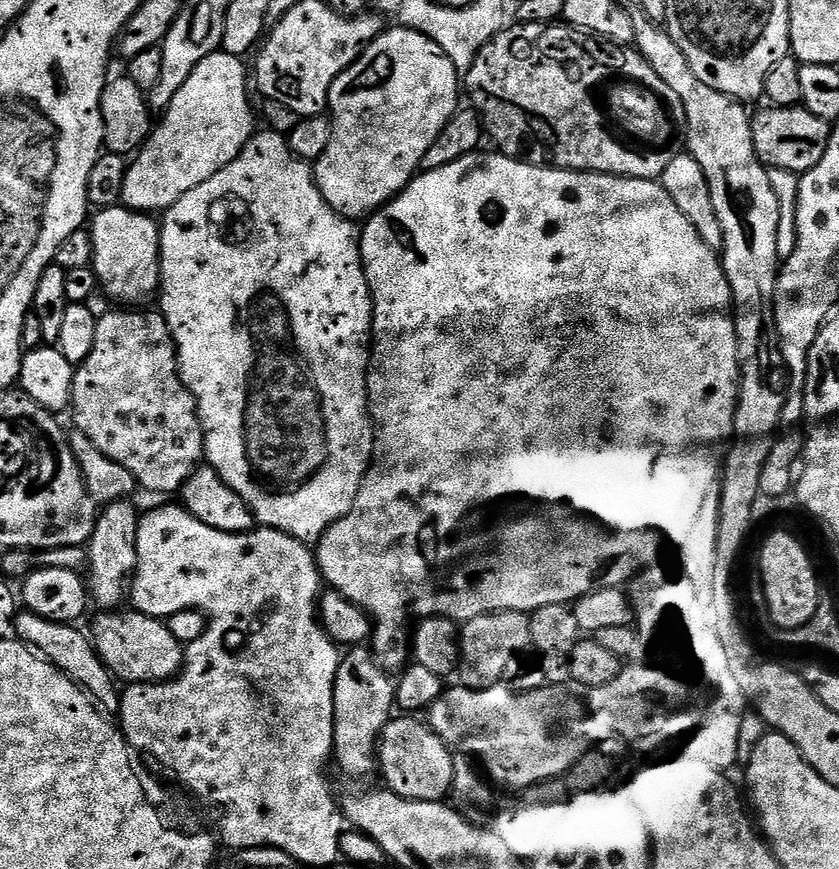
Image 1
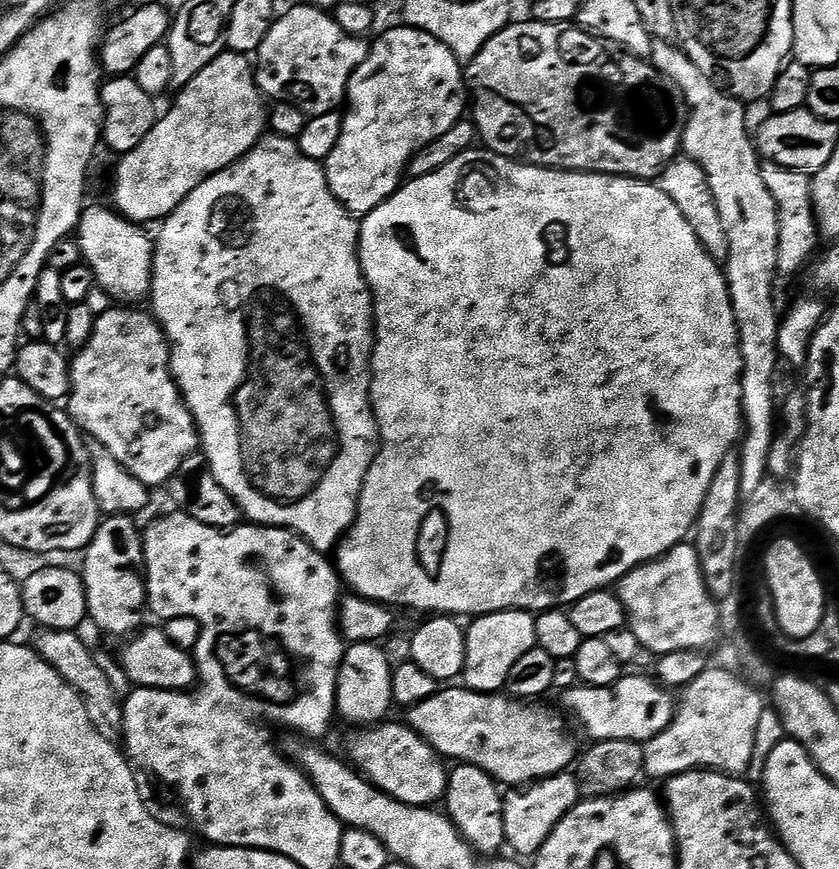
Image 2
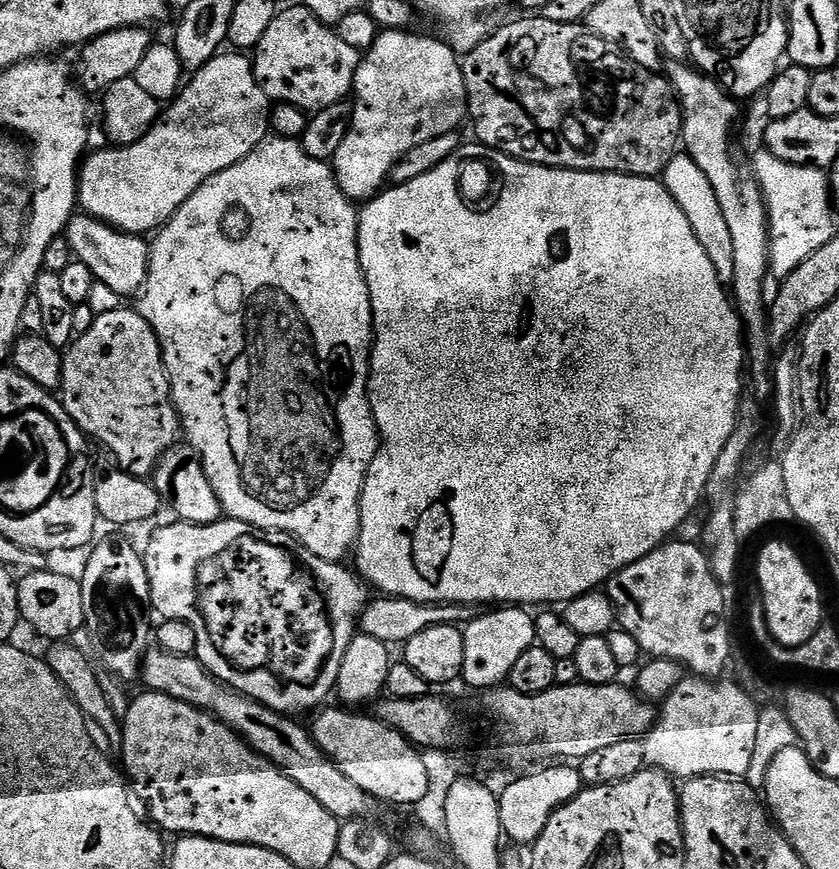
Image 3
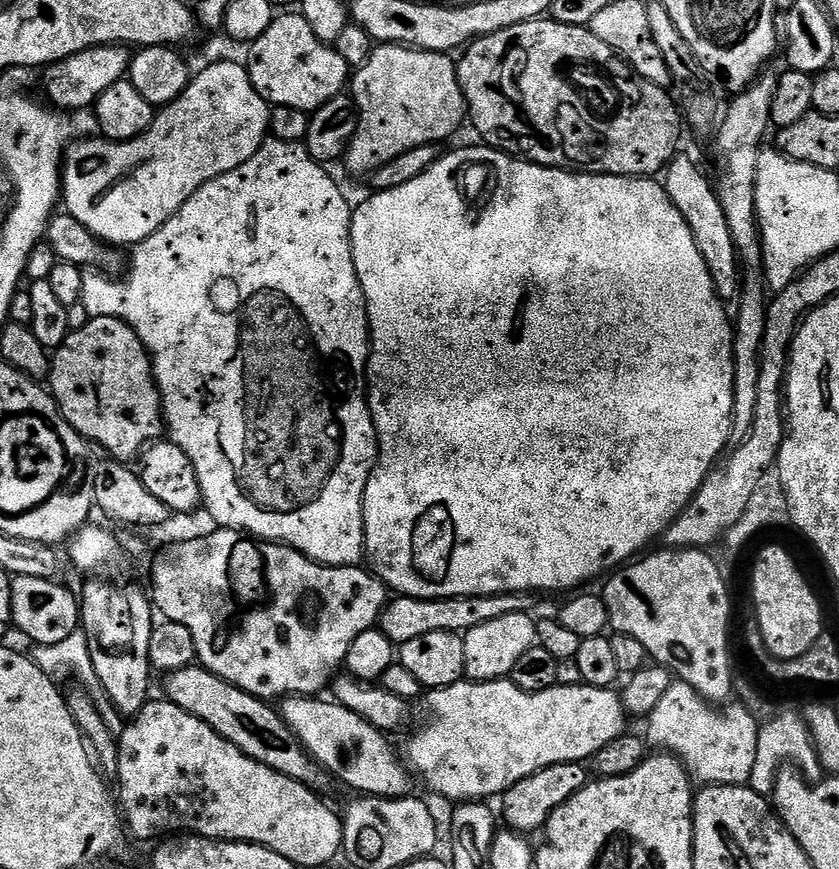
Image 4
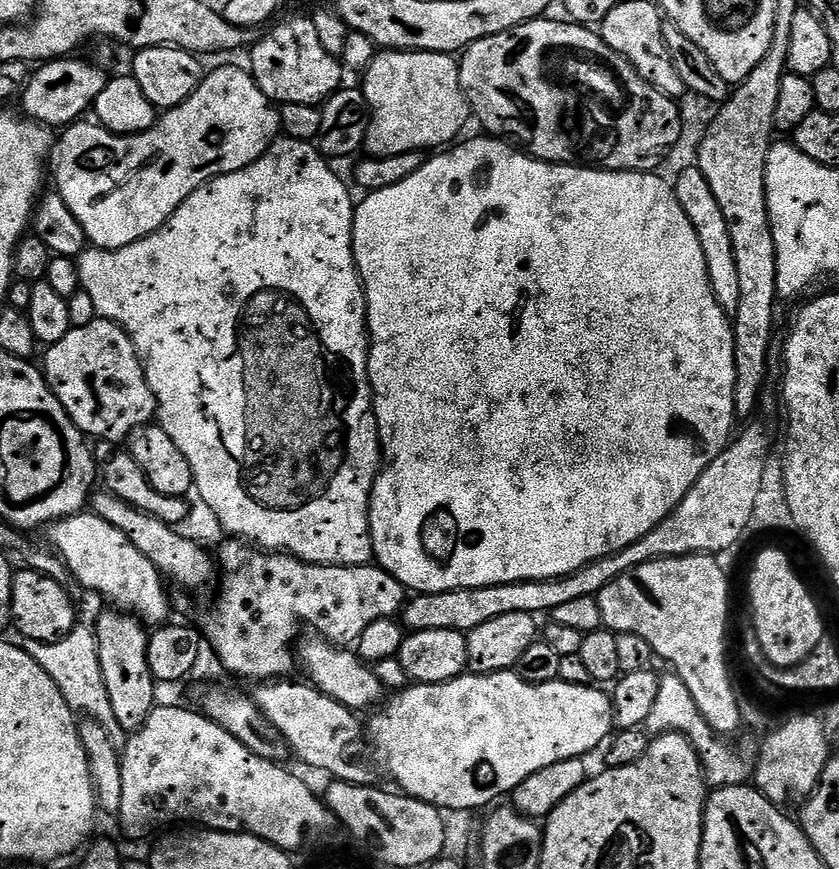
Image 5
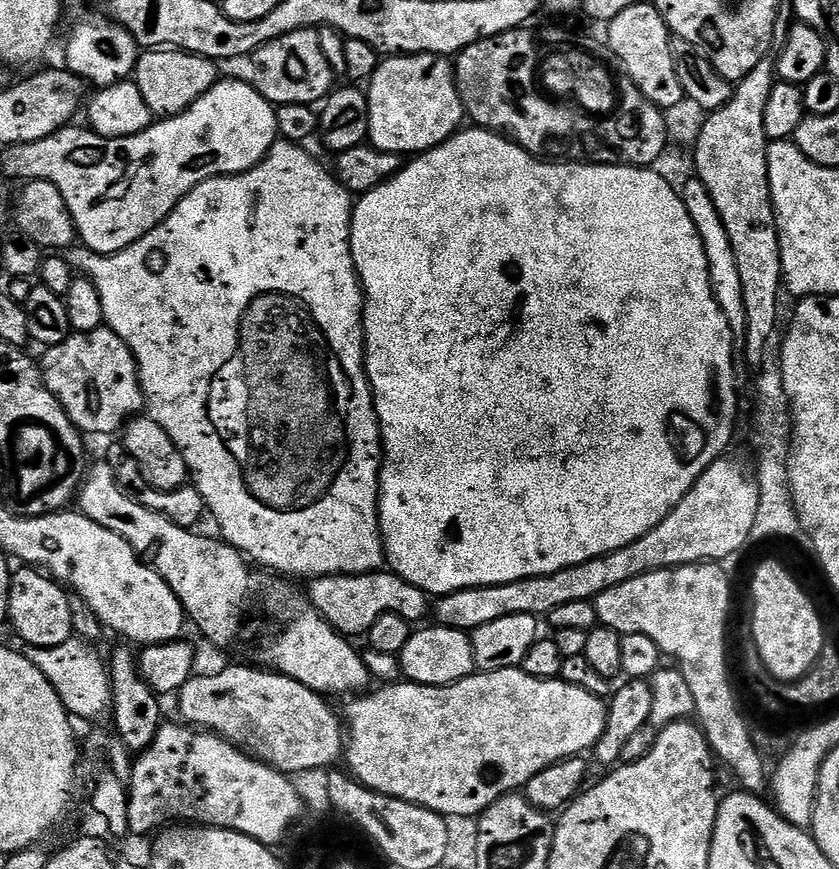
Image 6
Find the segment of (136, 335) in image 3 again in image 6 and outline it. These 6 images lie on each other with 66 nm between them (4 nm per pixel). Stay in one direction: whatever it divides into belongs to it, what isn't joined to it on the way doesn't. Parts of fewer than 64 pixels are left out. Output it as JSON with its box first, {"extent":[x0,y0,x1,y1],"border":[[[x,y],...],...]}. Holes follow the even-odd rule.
{"extent":[38,326,145,436],"border":[[[101,326],[89,332],[73,331],[61,344],[45,347],[43,352],[38,367],[44,385],[81,433],[97,432],[100,436],[119,433],[145,407],[134,354],[111,328]]]}

